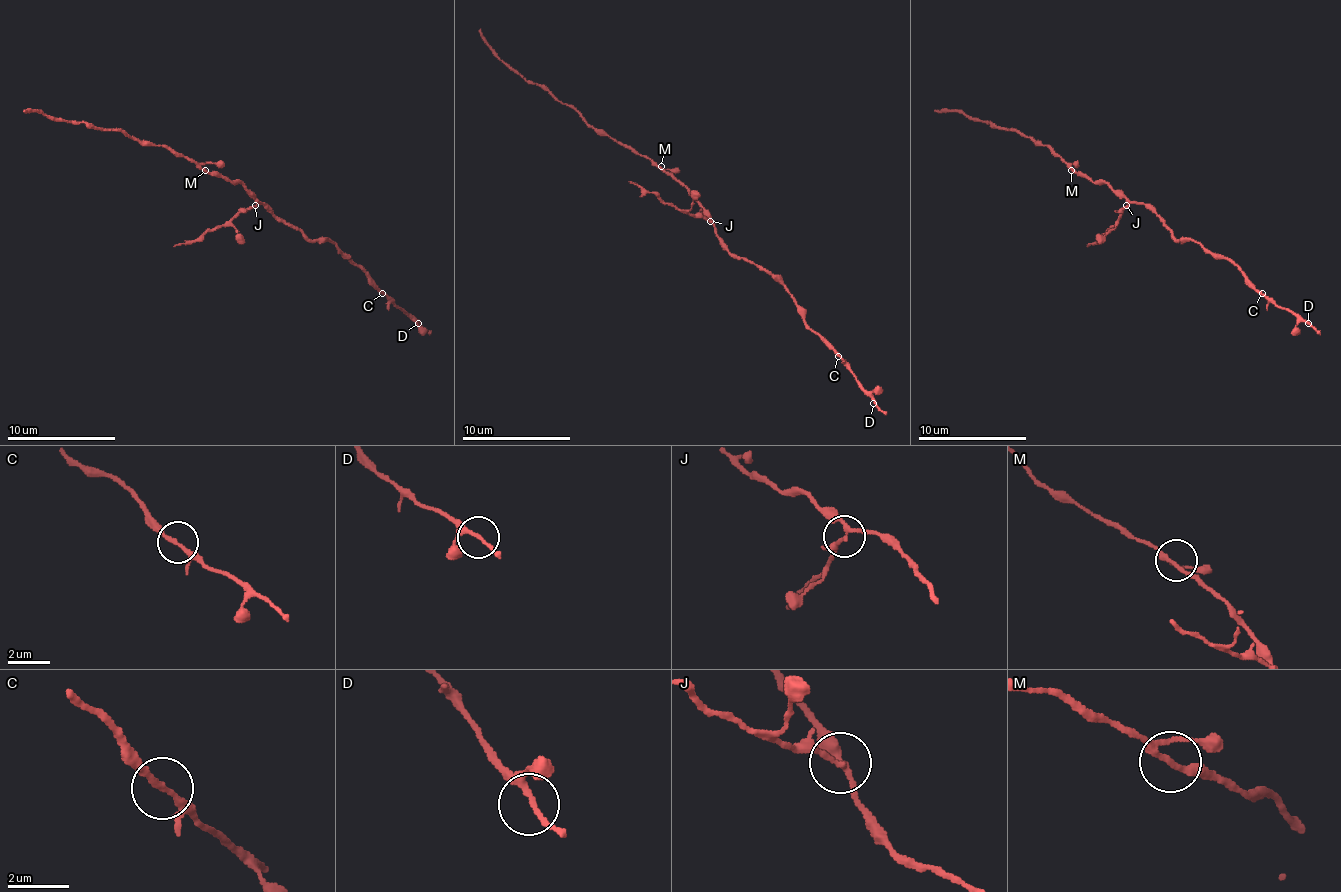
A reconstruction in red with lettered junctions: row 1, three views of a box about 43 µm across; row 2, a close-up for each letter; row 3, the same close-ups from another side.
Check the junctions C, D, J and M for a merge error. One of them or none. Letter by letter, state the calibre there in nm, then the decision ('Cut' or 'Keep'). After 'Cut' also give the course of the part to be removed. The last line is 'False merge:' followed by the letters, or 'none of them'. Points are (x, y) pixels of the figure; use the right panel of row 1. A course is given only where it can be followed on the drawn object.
C: Thickness 190 nm. Keep
D: Thickness 160 nm. Keep
J: Thickness 170 nm. Cut. Course of the part to remove: (1126, 206), (1109, 230), (1087, 247)
M: Thickness 190 nm. Keep
False merge: J

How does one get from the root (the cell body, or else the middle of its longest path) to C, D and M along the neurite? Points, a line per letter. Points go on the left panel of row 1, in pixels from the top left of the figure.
C: (254, 195), (276, 217), (295, 225), (309, 239), (328, 239), (382, 293)
D: (254, 195), (276, 217), (295, 225), (309, 239), (328, 239), (388, 298), (418, 323)
M: (254, 195), (243, 184), (232, 184), (205, 170)

